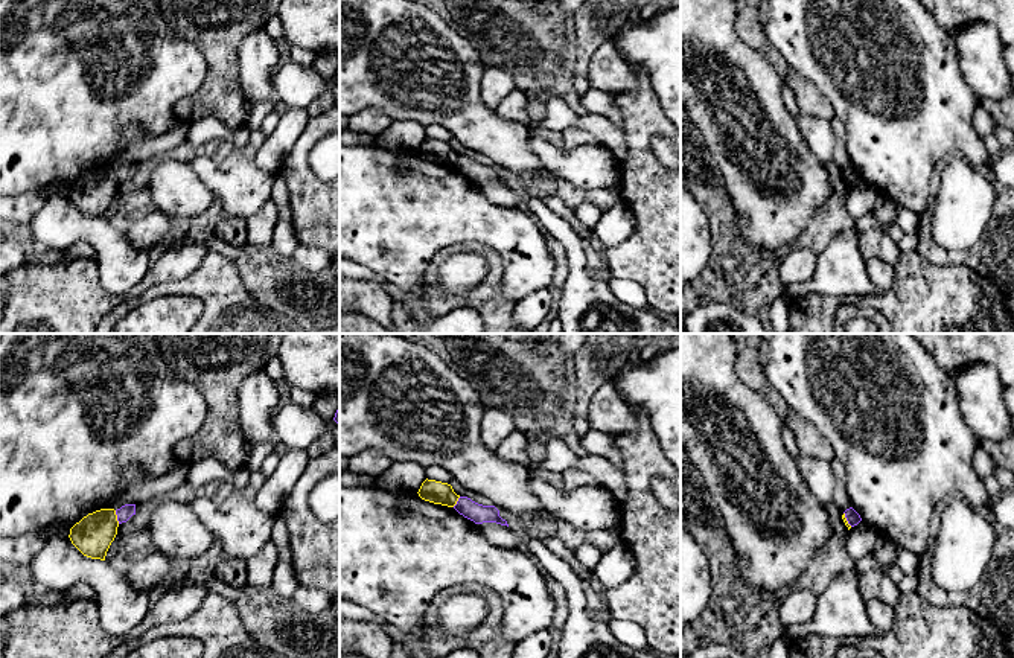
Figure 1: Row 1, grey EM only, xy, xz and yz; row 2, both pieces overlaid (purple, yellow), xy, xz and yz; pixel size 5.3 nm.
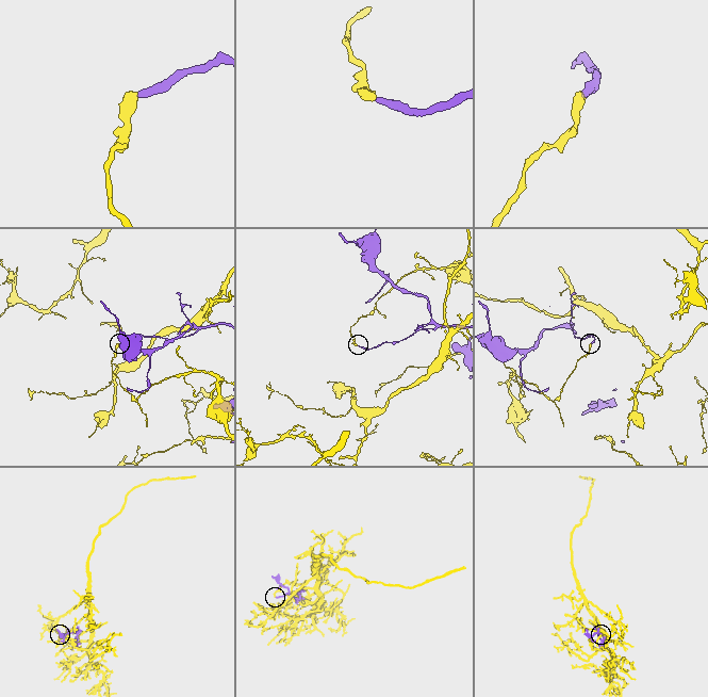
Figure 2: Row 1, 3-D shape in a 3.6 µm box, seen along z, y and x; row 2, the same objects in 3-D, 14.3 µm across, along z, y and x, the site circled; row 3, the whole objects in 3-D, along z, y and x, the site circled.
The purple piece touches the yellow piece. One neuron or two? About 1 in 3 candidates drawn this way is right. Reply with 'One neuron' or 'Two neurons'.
Two neurons

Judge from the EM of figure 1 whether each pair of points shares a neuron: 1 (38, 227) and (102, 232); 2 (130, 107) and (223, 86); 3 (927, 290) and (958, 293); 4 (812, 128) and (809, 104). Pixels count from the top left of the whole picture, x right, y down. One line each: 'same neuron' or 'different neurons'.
1: same neuron
2: different neurons
3: same neuron
4: different neurons

